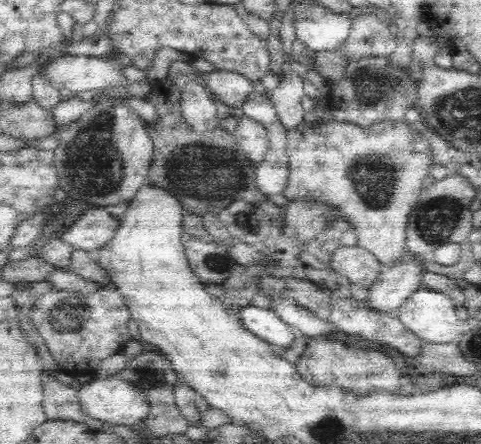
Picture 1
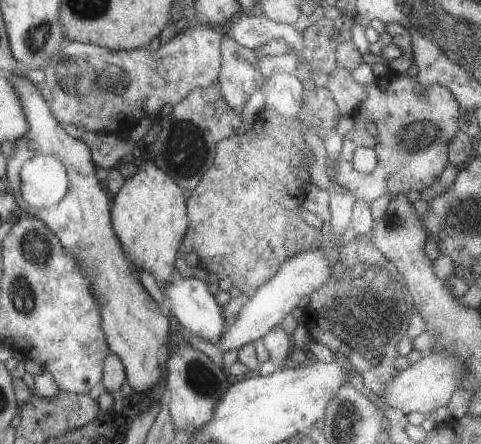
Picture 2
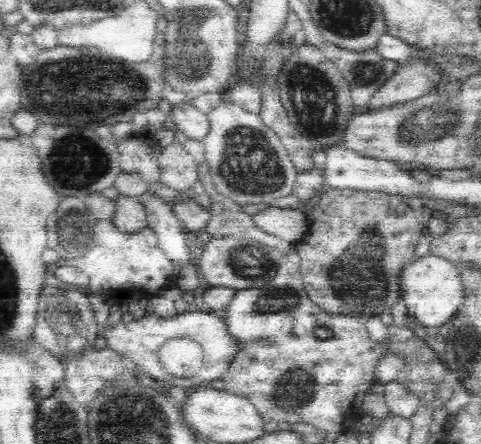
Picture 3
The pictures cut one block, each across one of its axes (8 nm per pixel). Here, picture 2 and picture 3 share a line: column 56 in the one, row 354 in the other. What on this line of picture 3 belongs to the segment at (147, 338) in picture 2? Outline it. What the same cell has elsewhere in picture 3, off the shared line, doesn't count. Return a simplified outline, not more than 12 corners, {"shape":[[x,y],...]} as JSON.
{"shape":[[148,314],[102,328],[108,348],[168,382],[160,348],[188,338],[204,348],[194,388],[222,380],[244,348],[222,316]]}

